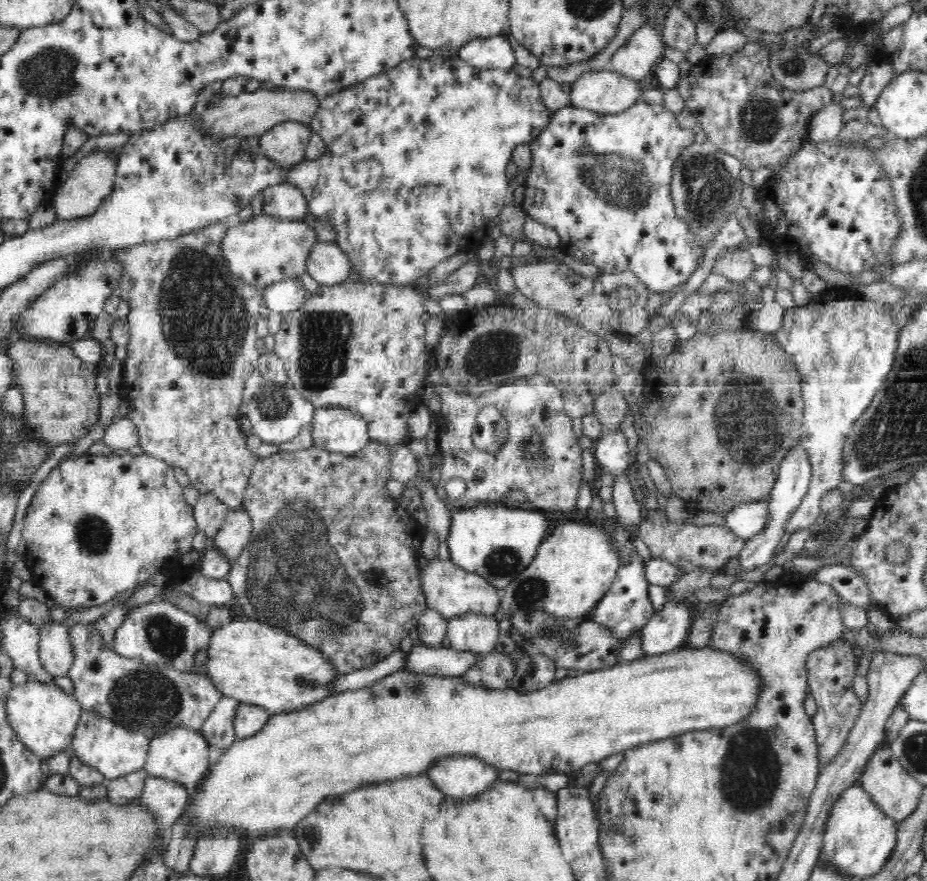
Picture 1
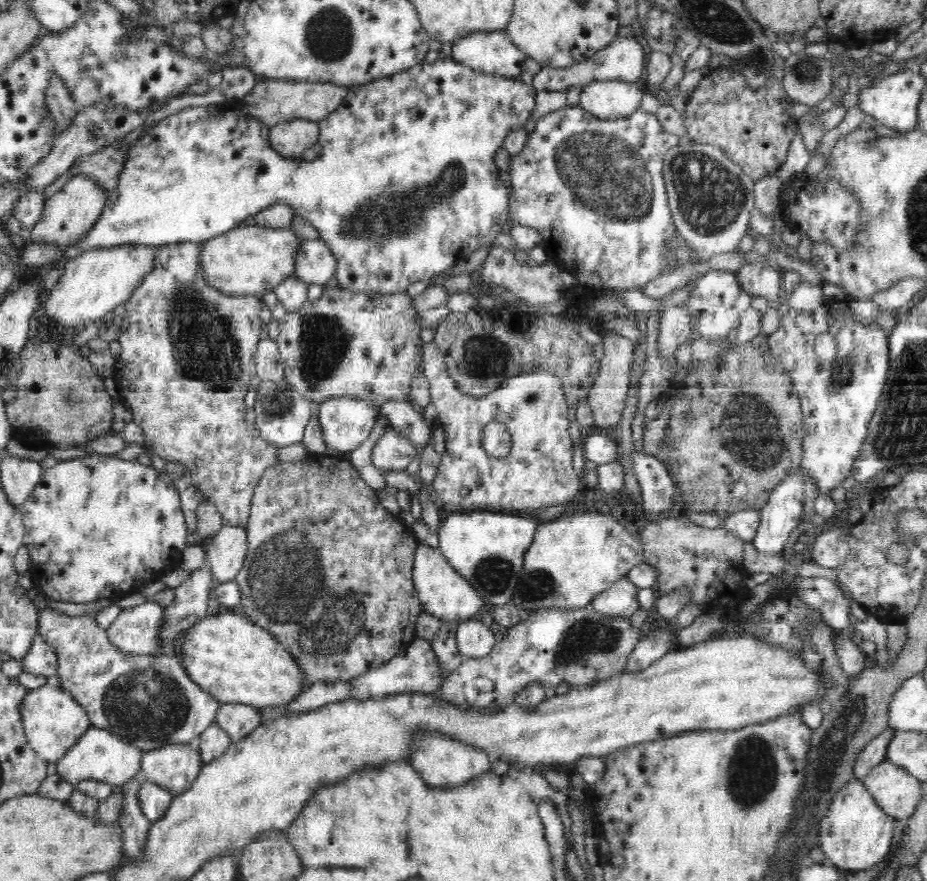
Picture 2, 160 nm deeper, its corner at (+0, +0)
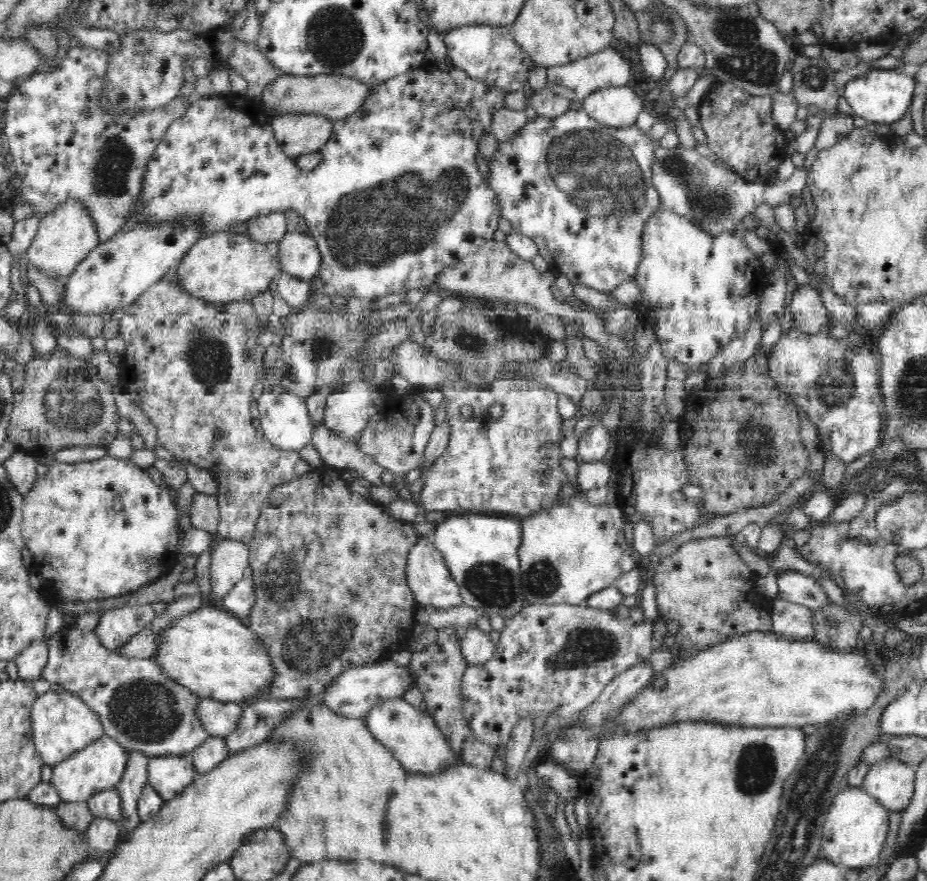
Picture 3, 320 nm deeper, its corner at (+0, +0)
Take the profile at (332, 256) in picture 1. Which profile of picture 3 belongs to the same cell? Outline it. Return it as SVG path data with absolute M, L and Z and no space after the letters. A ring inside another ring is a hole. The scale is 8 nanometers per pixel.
M287 232L277 244L281 270L312 281L322 266L317 242L307 232Z

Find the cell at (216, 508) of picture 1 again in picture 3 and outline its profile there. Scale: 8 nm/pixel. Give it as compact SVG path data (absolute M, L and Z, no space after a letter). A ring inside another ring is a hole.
M196 493L191 505L188 506L189 517L194 528L199 528L210 534L216 534L219 527L219 504L210 495Z

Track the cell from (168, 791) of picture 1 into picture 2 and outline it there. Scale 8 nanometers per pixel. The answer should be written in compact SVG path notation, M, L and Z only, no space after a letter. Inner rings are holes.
M142 780L138 790L138 802L143 815L154 823L164 818L174 797L169 789L145 780Z

